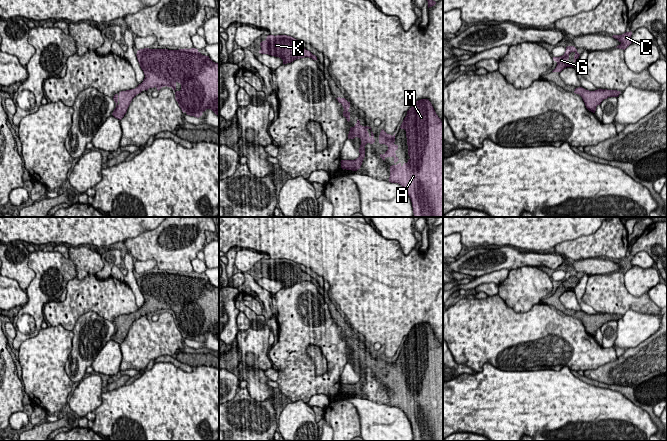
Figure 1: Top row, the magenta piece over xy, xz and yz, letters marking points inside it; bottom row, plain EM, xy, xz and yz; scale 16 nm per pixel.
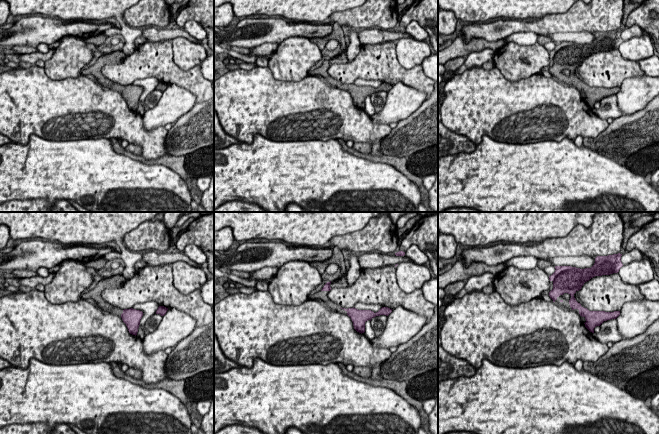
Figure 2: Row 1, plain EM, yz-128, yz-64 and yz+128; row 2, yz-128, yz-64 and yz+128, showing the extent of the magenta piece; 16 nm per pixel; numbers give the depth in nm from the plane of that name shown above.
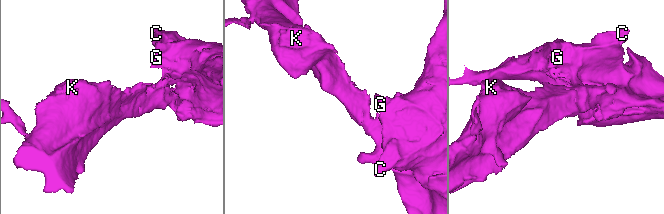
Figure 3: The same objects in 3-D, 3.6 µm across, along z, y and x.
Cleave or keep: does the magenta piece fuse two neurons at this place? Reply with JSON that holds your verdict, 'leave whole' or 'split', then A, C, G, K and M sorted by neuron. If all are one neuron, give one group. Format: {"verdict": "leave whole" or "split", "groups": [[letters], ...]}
{"verdict": "leave whole", "groups": [["A", "C", "G", "K", "M"]]}

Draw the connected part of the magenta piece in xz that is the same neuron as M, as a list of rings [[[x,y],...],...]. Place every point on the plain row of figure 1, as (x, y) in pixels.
[[[428,323],[416,325],[407,335],[401,353],[406,355],[408,379],[407,387],[390,390],[389,406],[400,408],[409,419],[414,441],[443,441],[443,345],[436,338]]]

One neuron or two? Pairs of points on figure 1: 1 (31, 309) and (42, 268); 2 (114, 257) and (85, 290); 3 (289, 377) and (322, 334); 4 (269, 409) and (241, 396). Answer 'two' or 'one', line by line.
1: one
2: two
3: one
4: one

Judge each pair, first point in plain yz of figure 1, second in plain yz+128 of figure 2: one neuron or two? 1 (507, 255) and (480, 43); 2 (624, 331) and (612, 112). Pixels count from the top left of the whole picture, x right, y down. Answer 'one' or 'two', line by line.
1: two
2: two

